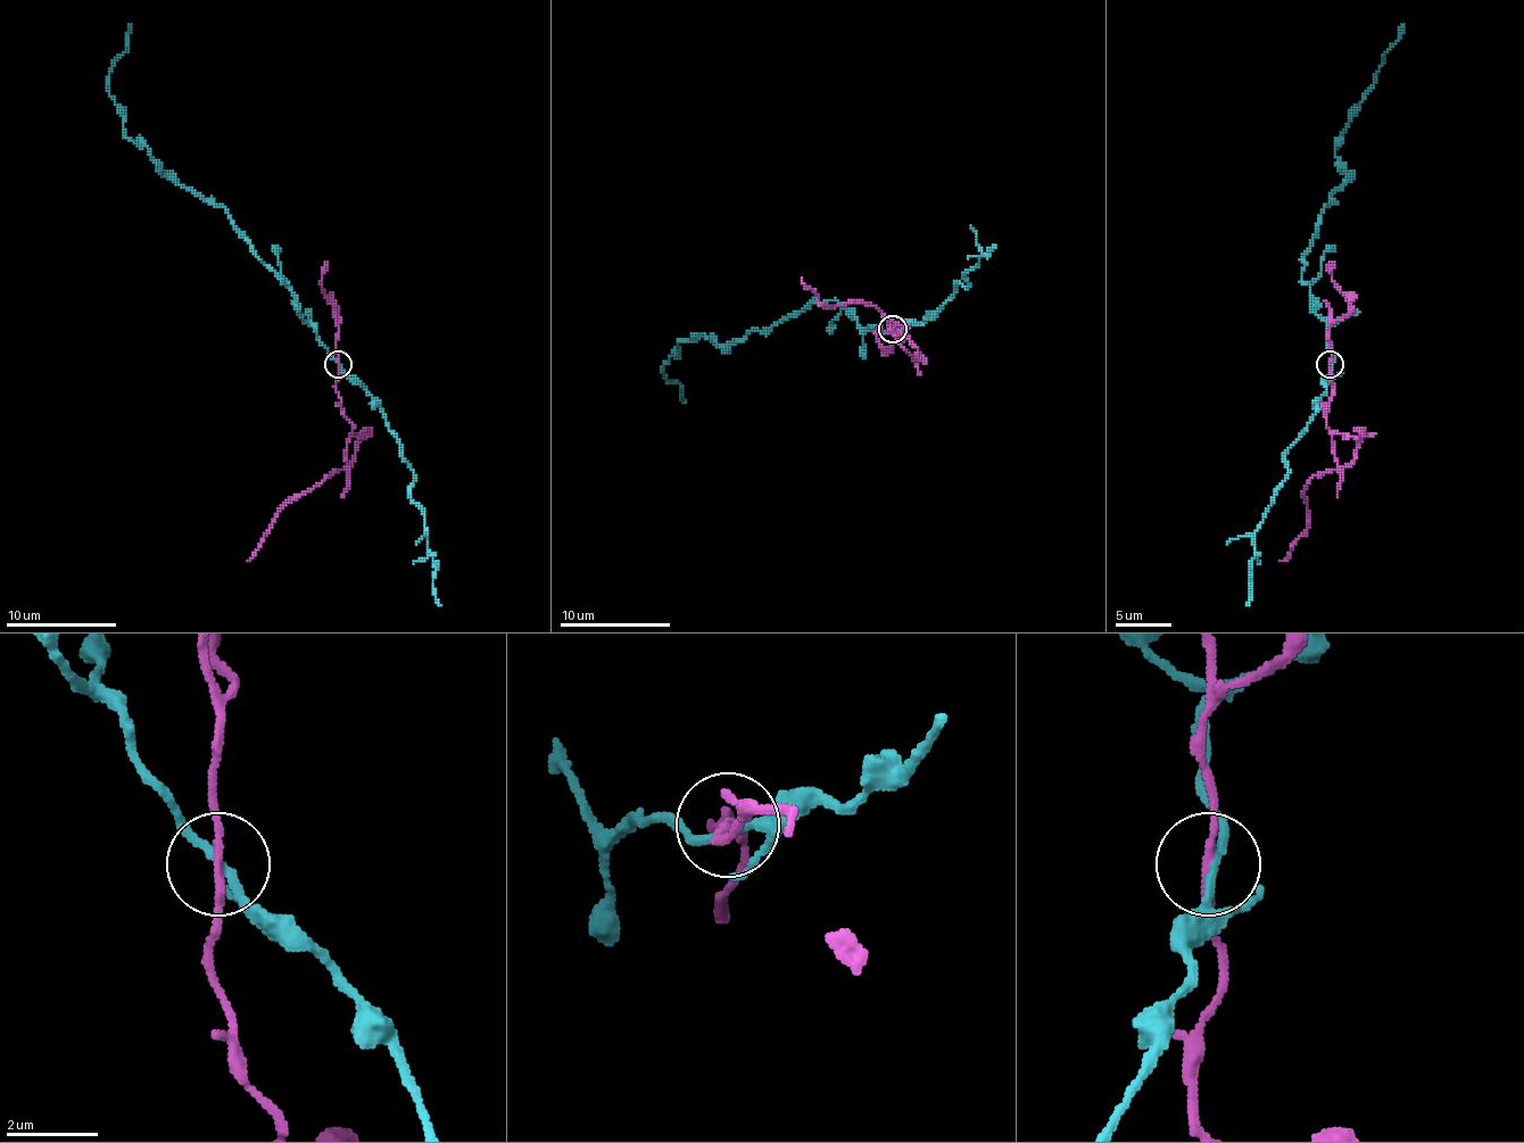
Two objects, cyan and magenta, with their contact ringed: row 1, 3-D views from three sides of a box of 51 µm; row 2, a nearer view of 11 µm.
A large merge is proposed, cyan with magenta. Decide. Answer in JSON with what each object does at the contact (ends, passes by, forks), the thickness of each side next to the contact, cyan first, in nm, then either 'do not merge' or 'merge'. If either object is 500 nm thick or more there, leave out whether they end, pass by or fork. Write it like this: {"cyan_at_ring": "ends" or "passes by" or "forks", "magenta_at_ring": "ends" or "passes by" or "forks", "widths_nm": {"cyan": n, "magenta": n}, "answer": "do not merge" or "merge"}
{"cyan_at_ring": "passes by", "magenta_at_ring": "passes by", "widths_nm": {"cyan": 180, "magenta": 170}, "answer": "do not merge"}

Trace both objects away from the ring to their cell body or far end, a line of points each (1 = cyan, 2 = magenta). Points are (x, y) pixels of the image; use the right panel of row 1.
1: (1332, 364), (1305, 256), (1346, 176), (1334, 151), (1349, 113), (1404, 24)
2: (1330, 364), (1332, 392), (1326, 428), (1340, 466), (1318, 472), (1307, 483), (1307, 530), (1280, 561)

